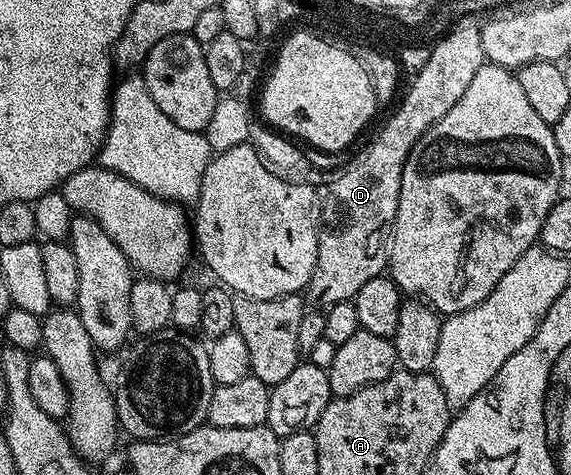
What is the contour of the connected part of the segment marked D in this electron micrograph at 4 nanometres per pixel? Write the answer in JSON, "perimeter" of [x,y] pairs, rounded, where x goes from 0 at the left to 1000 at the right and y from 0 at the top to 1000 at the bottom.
{"perimeter":[[[809,40],[790,69],[781,69],[760,95],[760,105],[751,105],[750,118],[741,126],[732,154],[725,156],[716,173],[718,187],[709,189],[711,211],[688,232],[685,246],[678,251],[676,265],[662,280],[662,291],[650,305],[641,305],[606,349],[599,366],[580,385],[560,415],[560,480],[557,486],[557,543],[550,577],[539,602],[545,644],[576,646],[588,638],[618,634],[623,613],[644,596],[644,587],[658,587],[671,581],[680,558],[678,507],[690,480],[694,444],[701,427],[701,377],[708,360],[708,343],[729,309],[729,301],[813,200],[820,175],[827,175],[834,149],[851,128],[848,116],[848,91],[844,88],[844,55],[835,42]]]}

